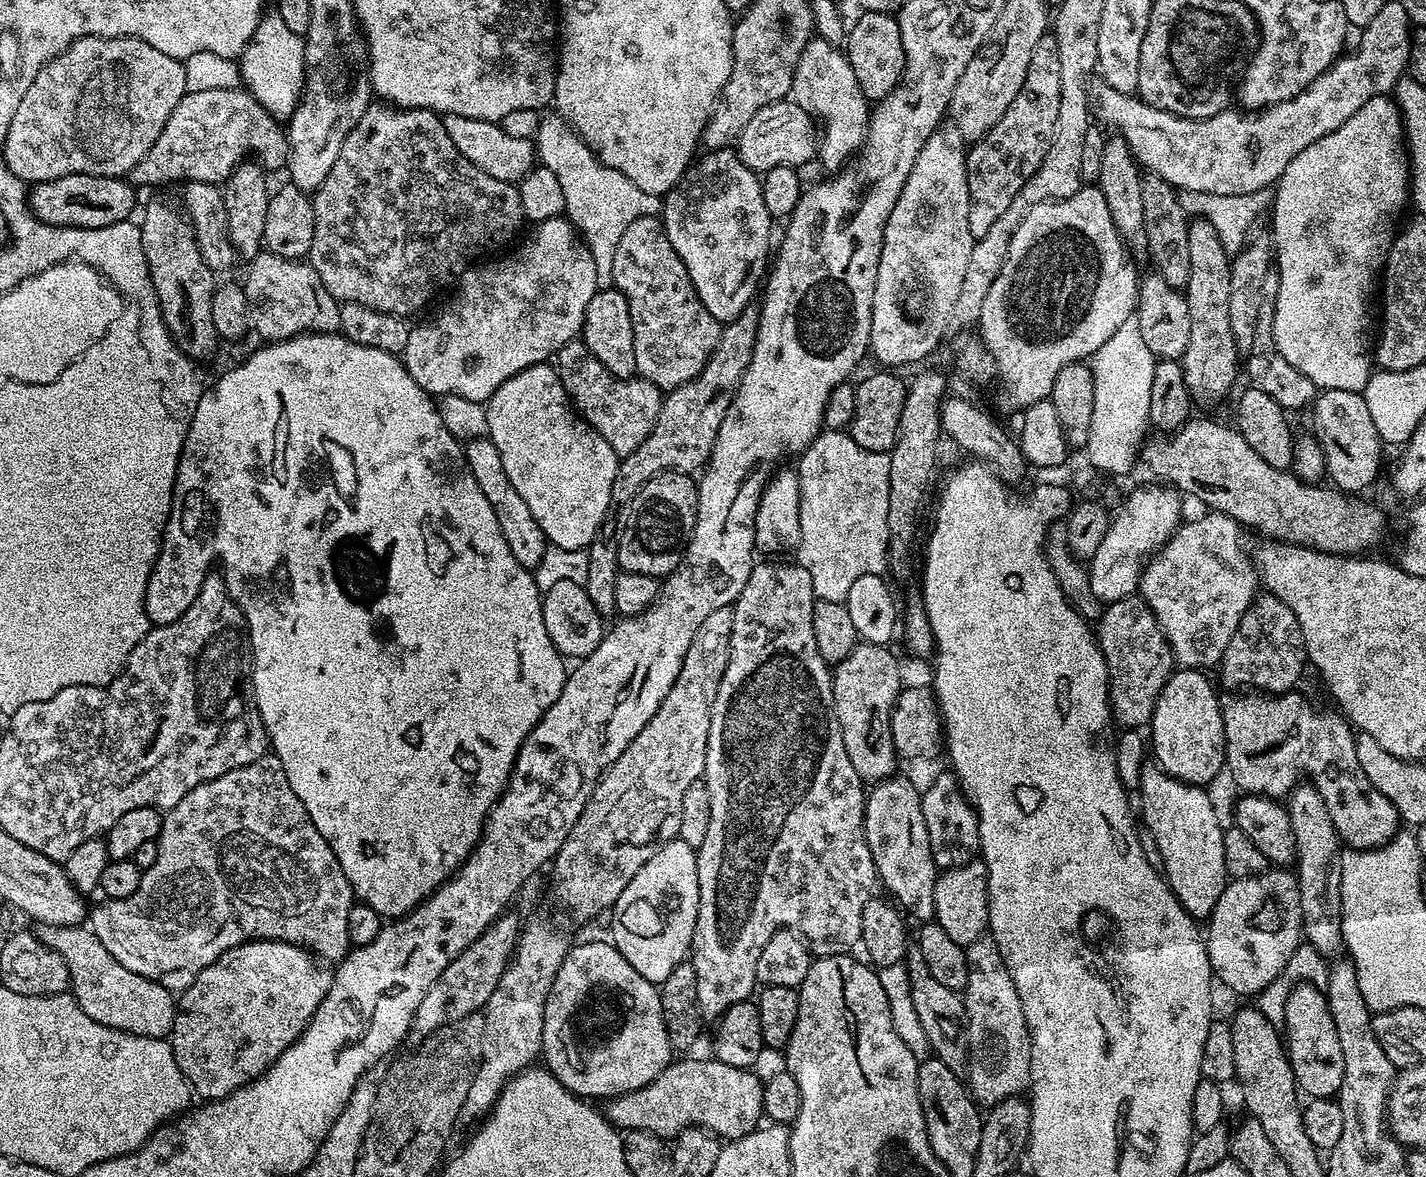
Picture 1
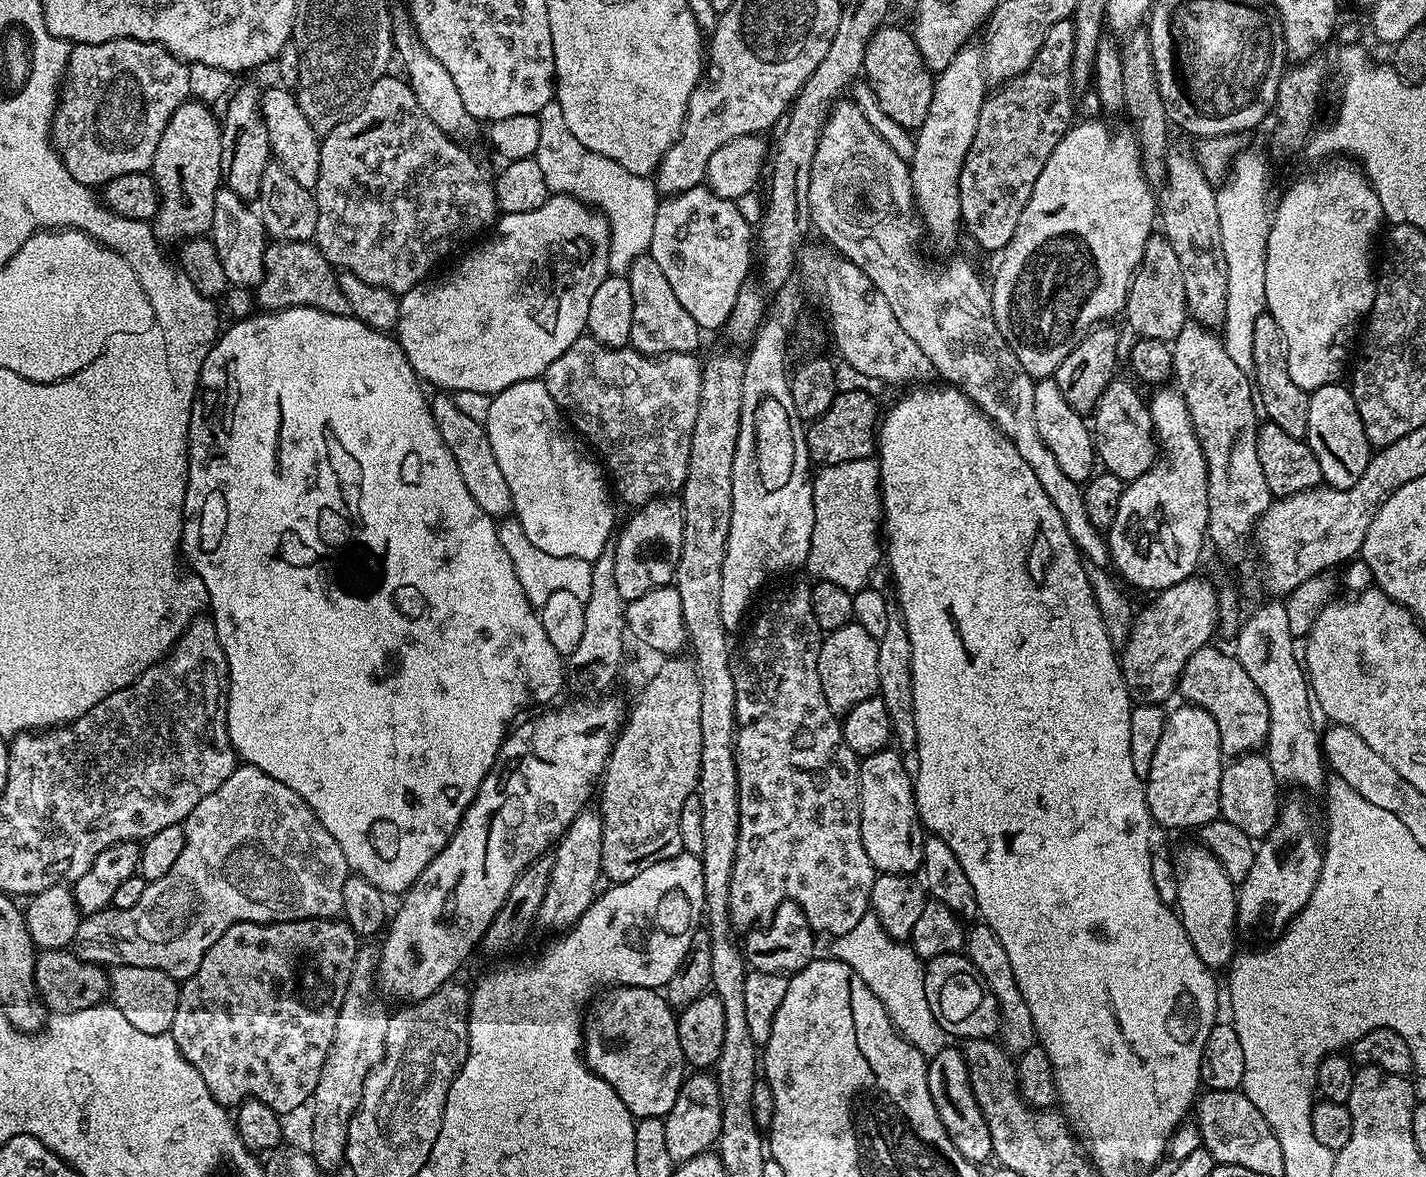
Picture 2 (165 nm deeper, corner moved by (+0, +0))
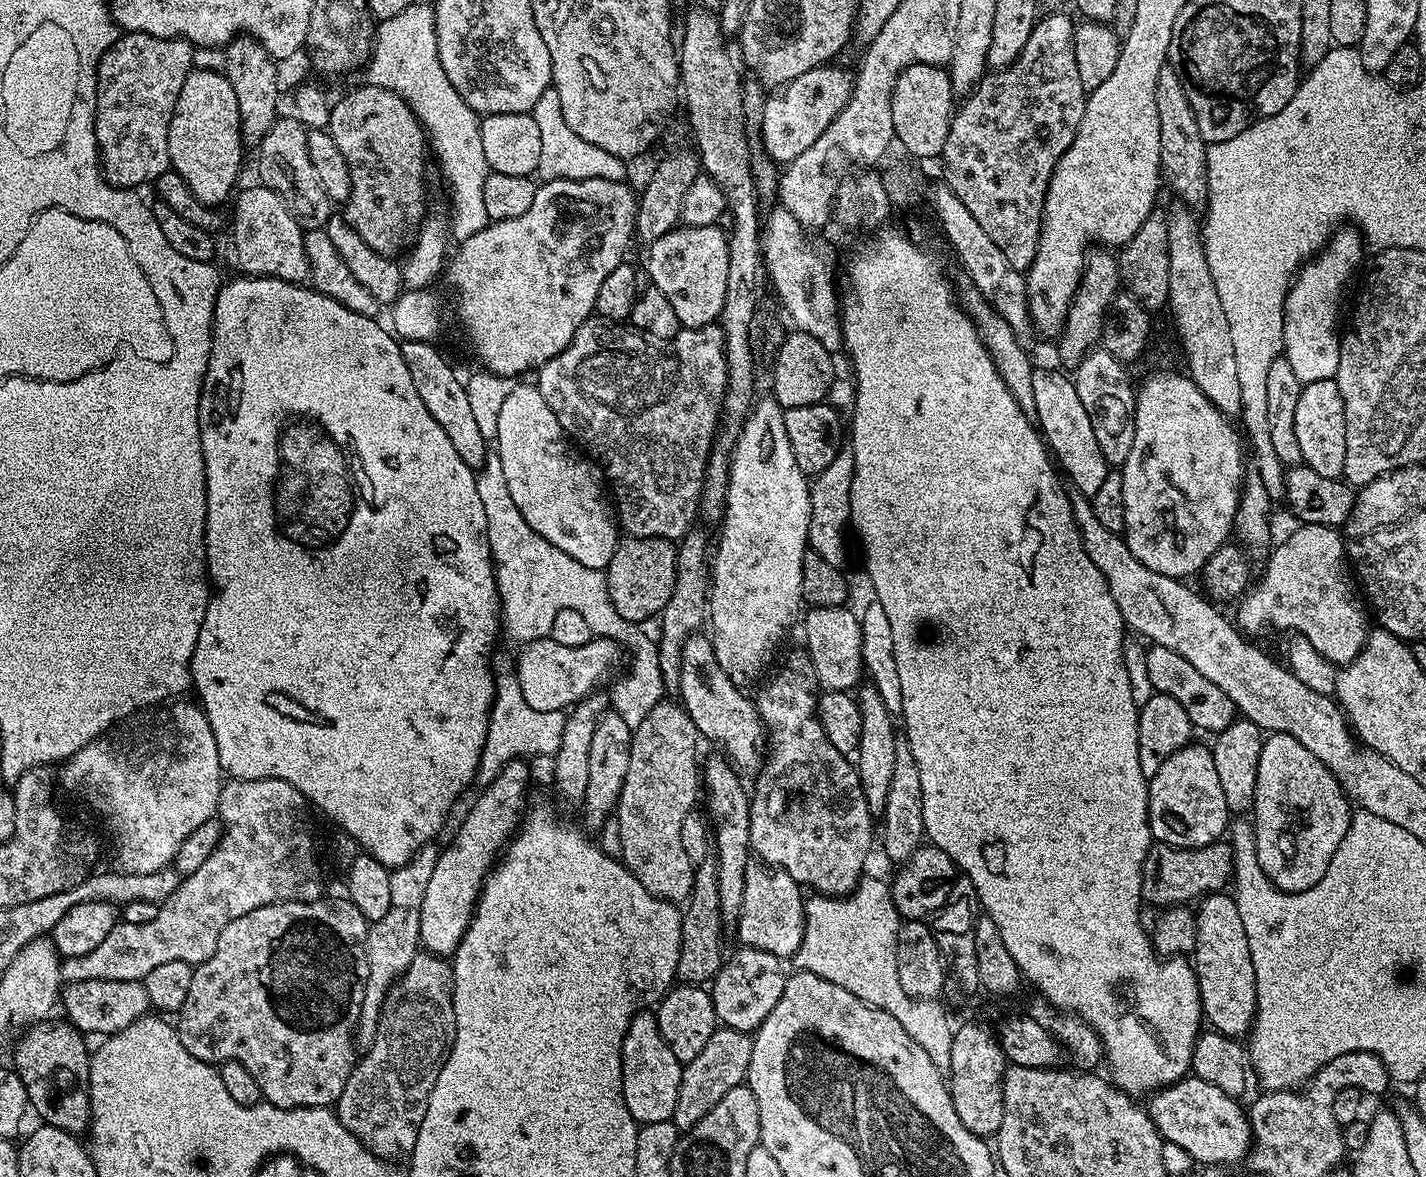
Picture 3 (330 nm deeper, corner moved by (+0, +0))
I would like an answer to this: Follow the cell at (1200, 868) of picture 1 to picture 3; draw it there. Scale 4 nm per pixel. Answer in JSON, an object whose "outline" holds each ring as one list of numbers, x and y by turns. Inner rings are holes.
{"outline":[[1221,890,1209,892,1195,905,1194,911,1196,914,1194,967,1207,1023,1212,1023,1209,1025,1215,1031,1227,1036,1243,1037,1243,1032,1245,1035,1256,1019,1256,983,1254,962,1250,962,1250,942,1246,942,1246,929,1242,927,1238,906,1227,891]]}

